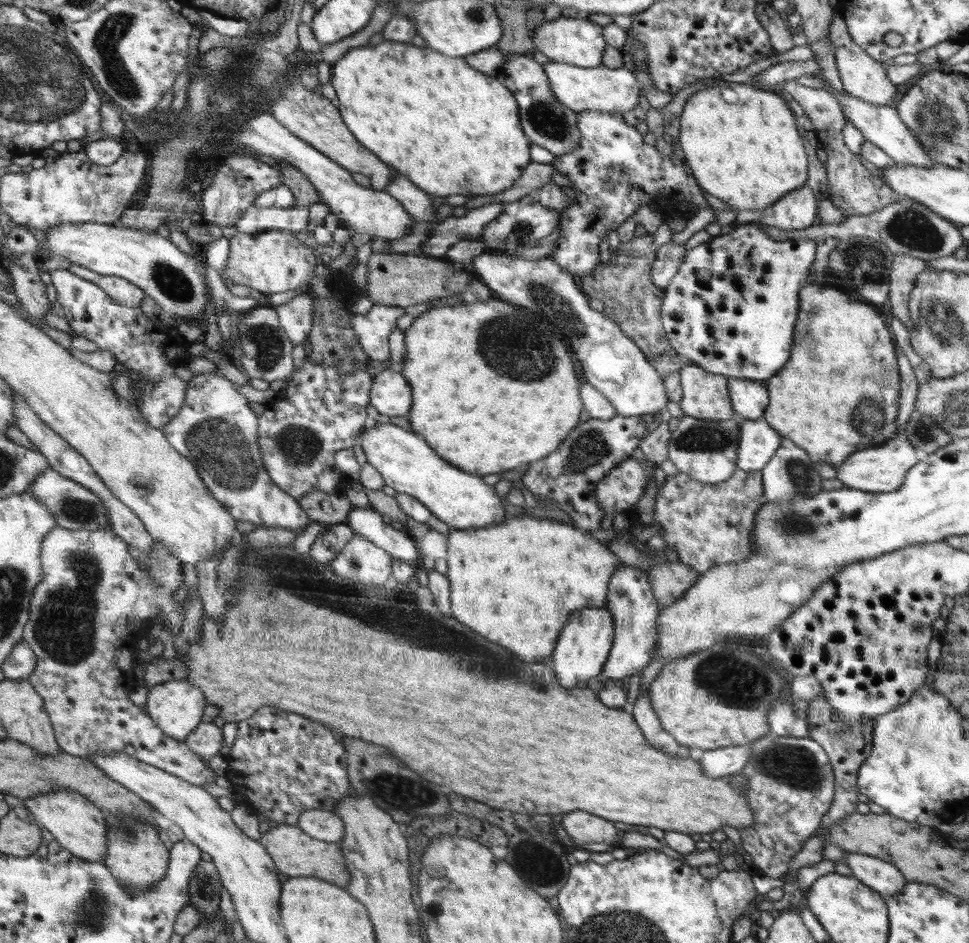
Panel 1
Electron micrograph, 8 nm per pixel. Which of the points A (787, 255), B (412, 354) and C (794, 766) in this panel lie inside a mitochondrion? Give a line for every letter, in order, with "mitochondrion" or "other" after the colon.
A: other
B: other
C: mitochondrion

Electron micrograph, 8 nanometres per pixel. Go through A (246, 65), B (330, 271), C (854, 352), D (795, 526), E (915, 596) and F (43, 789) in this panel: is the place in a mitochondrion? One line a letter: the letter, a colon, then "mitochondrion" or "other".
A: mitochondrion
B: other
C: other
D: mitochondrion
E: other
F: other

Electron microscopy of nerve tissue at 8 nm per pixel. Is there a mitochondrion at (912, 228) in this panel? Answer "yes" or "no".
yes

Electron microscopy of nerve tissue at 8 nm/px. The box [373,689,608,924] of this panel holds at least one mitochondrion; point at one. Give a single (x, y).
(545, 868)

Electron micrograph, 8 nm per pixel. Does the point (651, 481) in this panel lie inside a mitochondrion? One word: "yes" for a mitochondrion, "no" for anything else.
no

